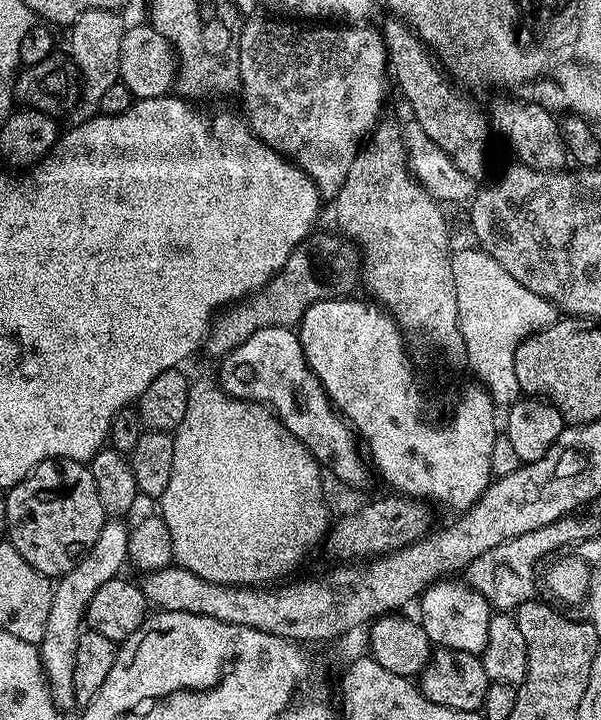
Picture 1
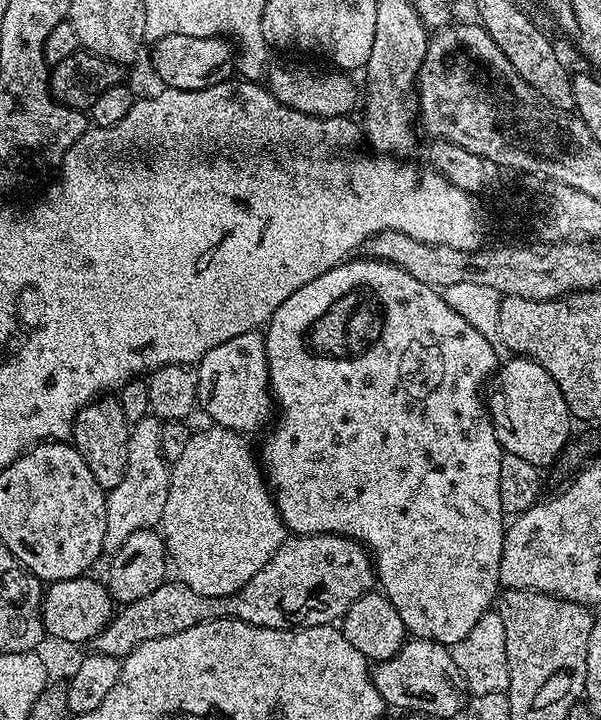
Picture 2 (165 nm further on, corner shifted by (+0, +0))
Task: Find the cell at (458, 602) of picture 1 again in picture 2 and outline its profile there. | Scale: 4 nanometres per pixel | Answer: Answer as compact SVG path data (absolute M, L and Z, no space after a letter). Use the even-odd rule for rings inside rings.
M349 258L342 264L335 264L326 274L314 278L314 282L306 282L302 290L294 290L294 294L278 306L266 325L263 337L268 355L268 387L272 390L276 413L271 425L272 433L264 444L262 468L272 498L276 501L280 521L289 533L298 536L349 536L363 544L370 550L374 561L374 576L379 591L392 603L394 610L398 610L398 618L402 618L405 629L415 639L433 640L451 646L470 634L474 622L490 611L502 588L500 563L506 513L502 498L498 498L498 473L505 451L500 447L492 417L482 399L490 377L498 367L497 345L474 330L462 314L450 310L437 289L426 286L426 282L418 282L418 278L406 274L406 270L397 264L371 258L356 259Z

